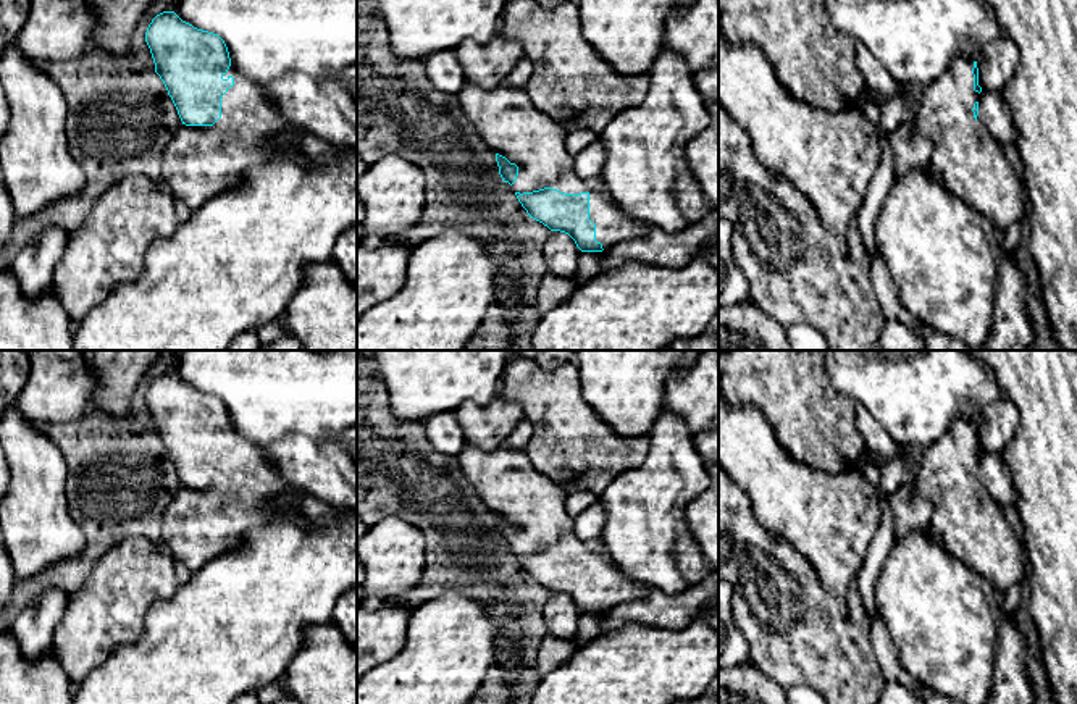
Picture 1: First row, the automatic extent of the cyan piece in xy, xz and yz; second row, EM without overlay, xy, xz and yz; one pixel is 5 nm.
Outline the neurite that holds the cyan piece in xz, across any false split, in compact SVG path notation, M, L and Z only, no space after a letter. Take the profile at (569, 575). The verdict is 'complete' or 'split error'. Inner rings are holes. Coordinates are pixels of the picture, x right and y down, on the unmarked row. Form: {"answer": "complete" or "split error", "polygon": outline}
{"answer": "split error", "polygon": "M465 444L457 459L484 505L496 515L502 543L512 547L530 580L551 593L568 596L581 614L602 614L649 596L647 585L627 576L602 549L576 536L573 518L565 512L568 492L539 473L525 450L502 446L486 452Z"}

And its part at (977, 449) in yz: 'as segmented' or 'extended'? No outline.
extended

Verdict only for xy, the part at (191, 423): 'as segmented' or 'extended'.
extended

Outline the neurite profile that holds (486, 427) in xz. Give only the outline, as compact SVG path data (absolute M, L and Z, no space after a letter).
M501 396L488 405L465 402L454 415L465 434L465 444L486 452L502 447L515 426L525 420L520 405Z

